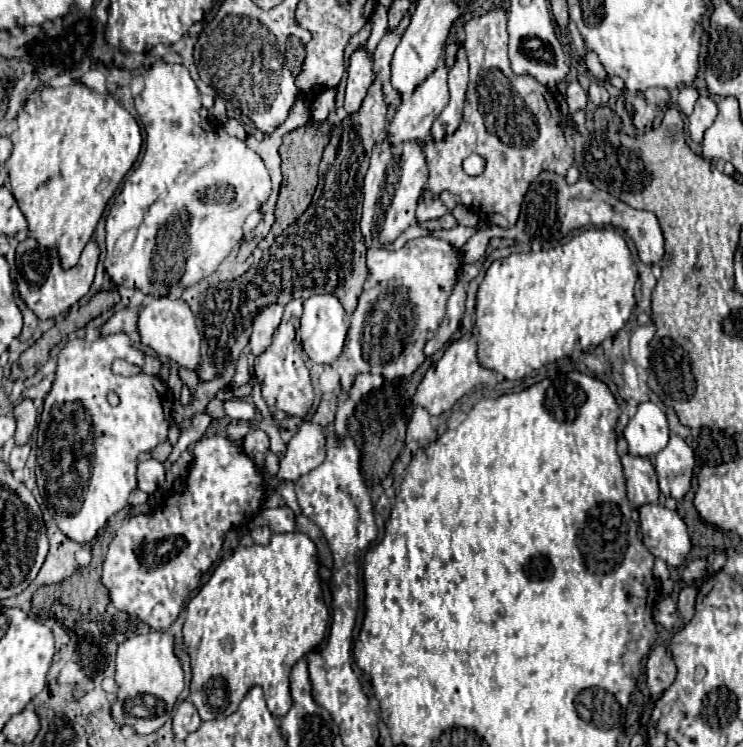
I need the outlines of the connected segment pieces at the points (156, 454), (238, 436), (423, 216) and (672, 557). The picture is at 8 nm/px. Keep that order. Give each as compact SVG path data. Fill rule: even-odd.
M163 442L163 444L159 444L157 448L139 454L138 462L143 462L143 460L147 460L147 458L155 458L155 460L159 460L159 462L165 462L169 454L171 454L171 444L169 444L169 442Z
M235 421L227 427L227 435L232 440L240 442L252 430L253 425L250 422Z
M421 198L417 204L417 210L415 210L415 218L417 218L417 222L425 222L425 220L441 218L447 212L449 210L445 208L445 204L439 198Z
M643 504L639 508L639 524L643 542L649 552L663 558L669 566L681 566L691 550L691 540L685 522L675 510L663 504Z

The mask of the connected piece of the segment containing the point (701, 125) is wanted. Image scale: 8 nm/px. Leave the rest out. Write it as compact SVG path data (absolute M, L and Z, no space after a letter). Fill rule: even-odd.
M707 94L699 96L693 108L693 114L689 116L689 132L691 132L693 142L701 144L703 132L713 124L715 116L717 116L717 104Z

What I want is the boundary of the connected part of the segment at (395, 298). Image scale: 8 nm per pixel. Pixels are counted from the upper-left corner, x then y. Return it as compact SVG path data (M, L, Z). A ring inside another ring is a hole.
M423 236L407 242L401 250L393 252L375 252L375 256L367 256L367 270L369 276L363 284L363 294L359 296L359 306L351 314L351 324L347 332L345 350L337 360L337 372L341 376L341 394L339 400L347 398L347 392L351 390L355 378L363 372L391 376L393 378L405 378L411 376L417 366L425 360L423 346L425 342L435 334L439 328L443 316L445 316L445 304L451 296L451 290L457 282L459 272L459 254L449 242L443 242L433 236Z

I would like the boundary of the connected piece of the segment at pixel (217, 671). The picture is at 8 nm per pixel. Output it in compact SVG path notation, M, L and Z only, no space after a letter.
M273 534L267 546L253 544L249 548L237 548L215 568L209 582L187 604L183 642L191 658L189 700L197 708L203 722L223 720L237 712L247 690L253 686L263 688L267 708L275 718L287 714L291 708L291 668L325 638L329 624L329 610L323 602L317 568L317 548L307 534Z

